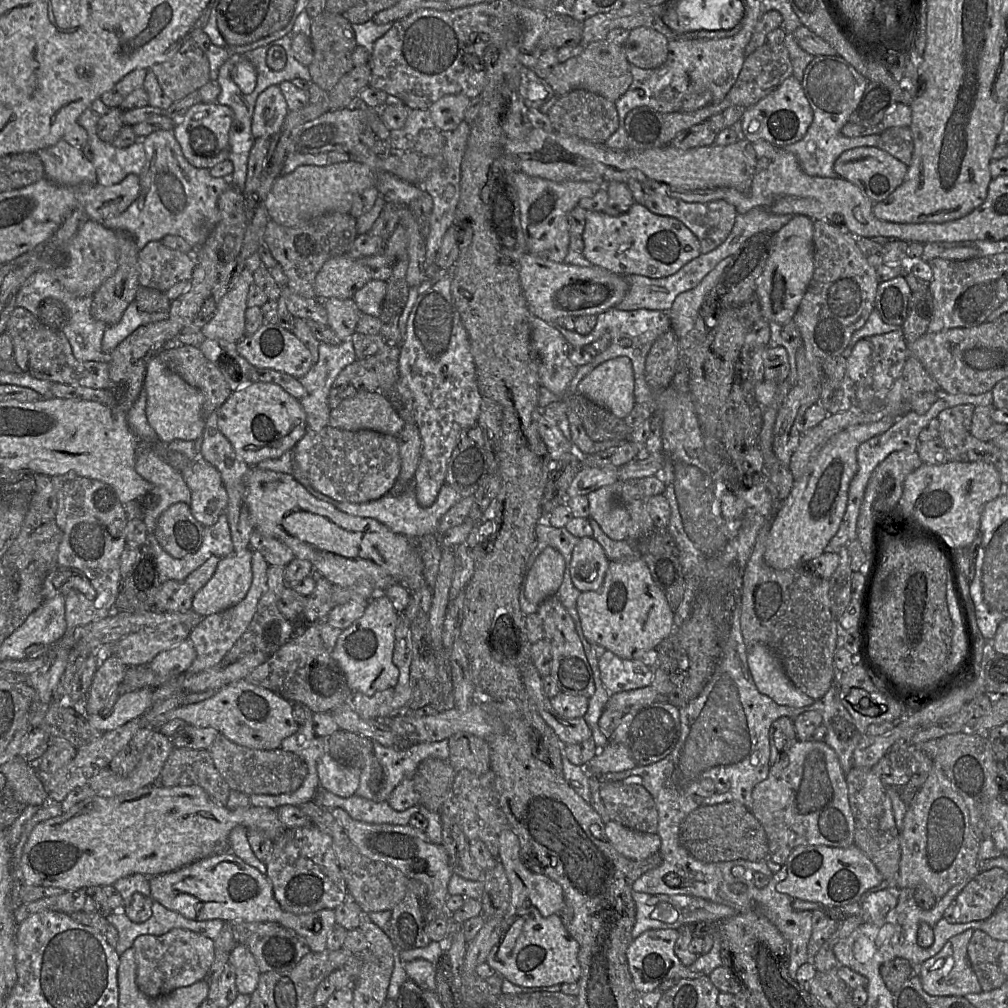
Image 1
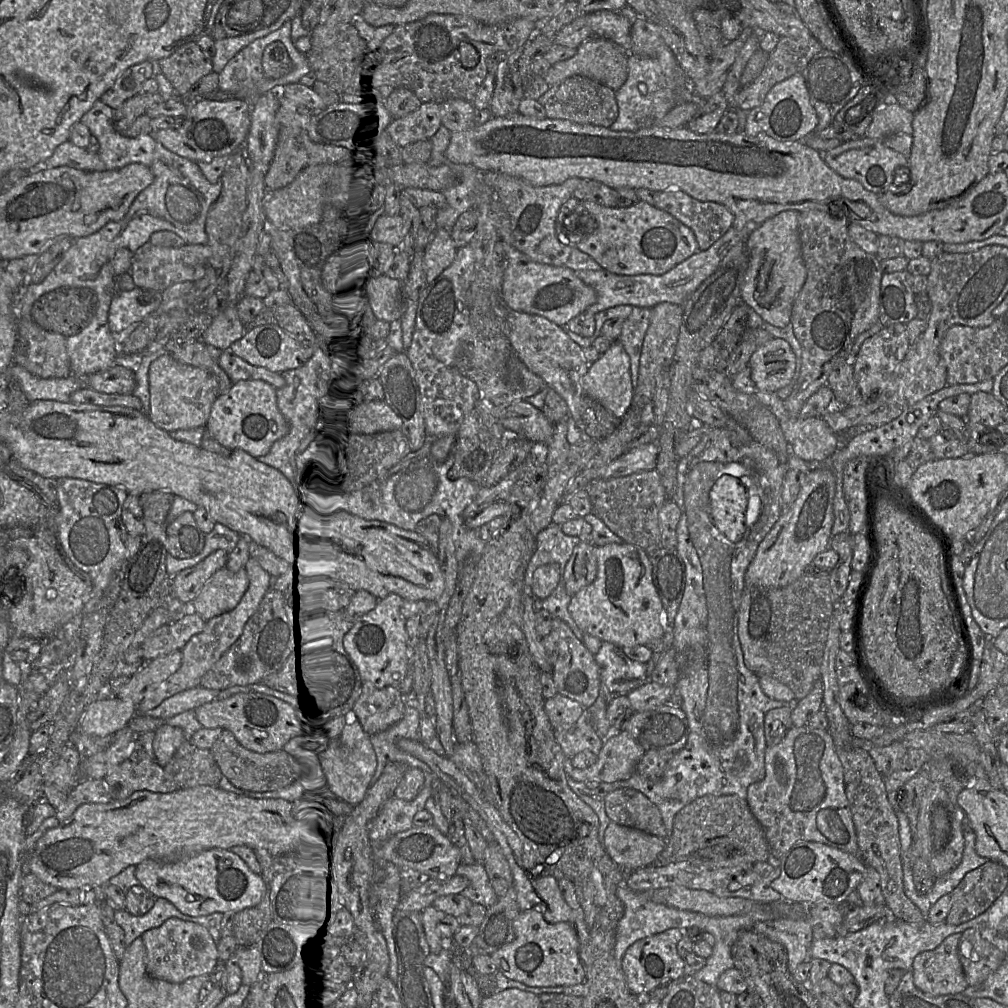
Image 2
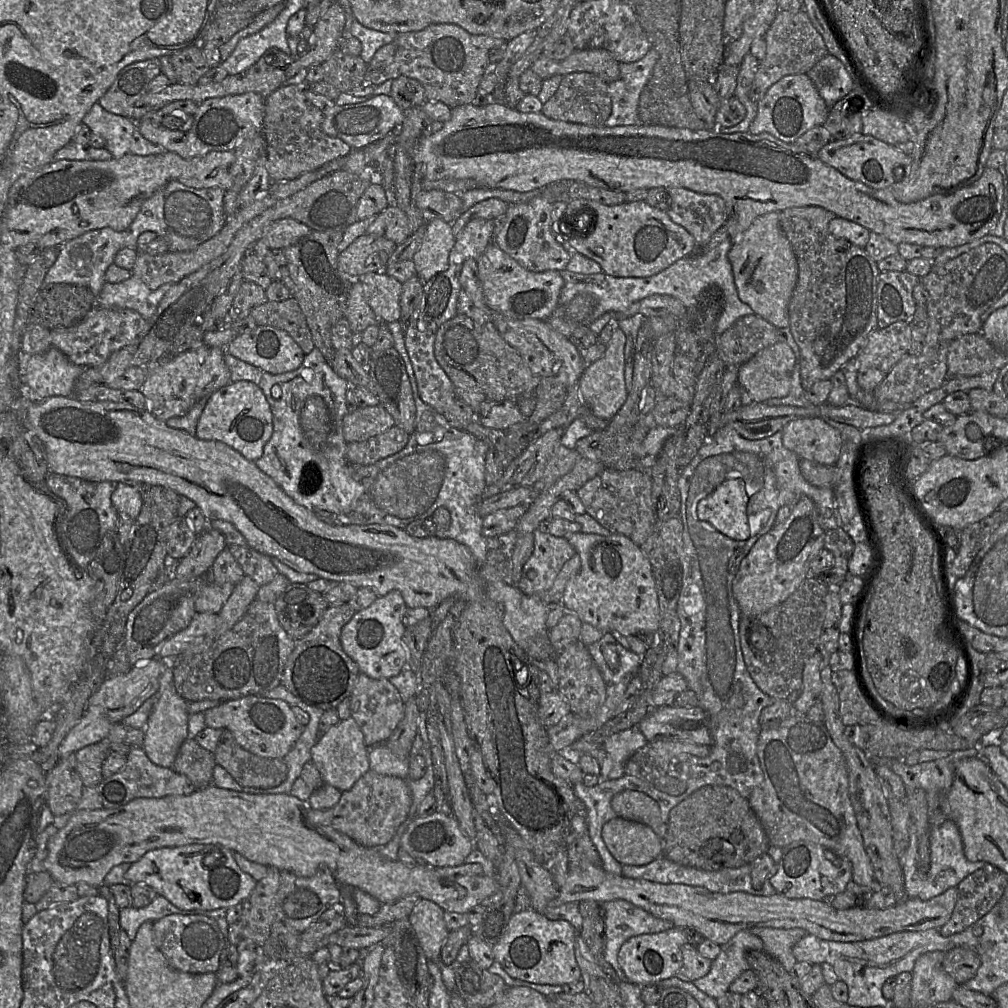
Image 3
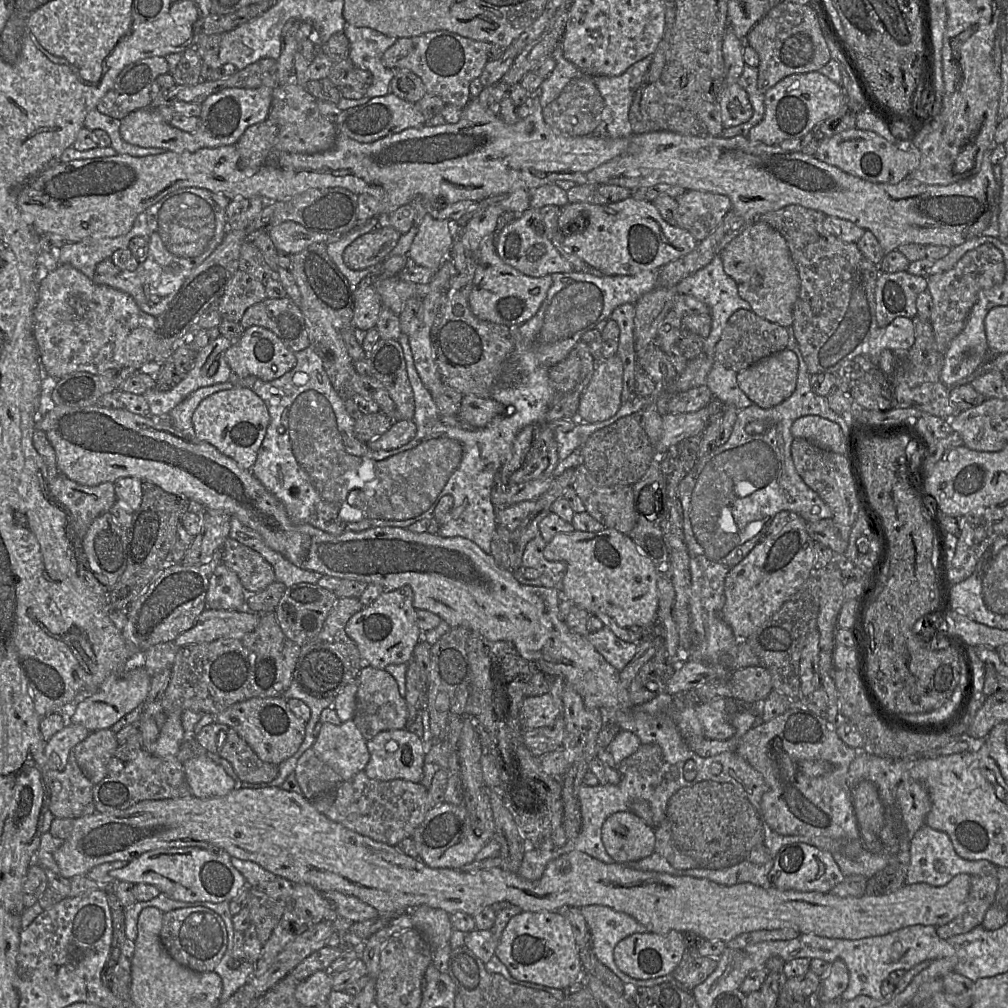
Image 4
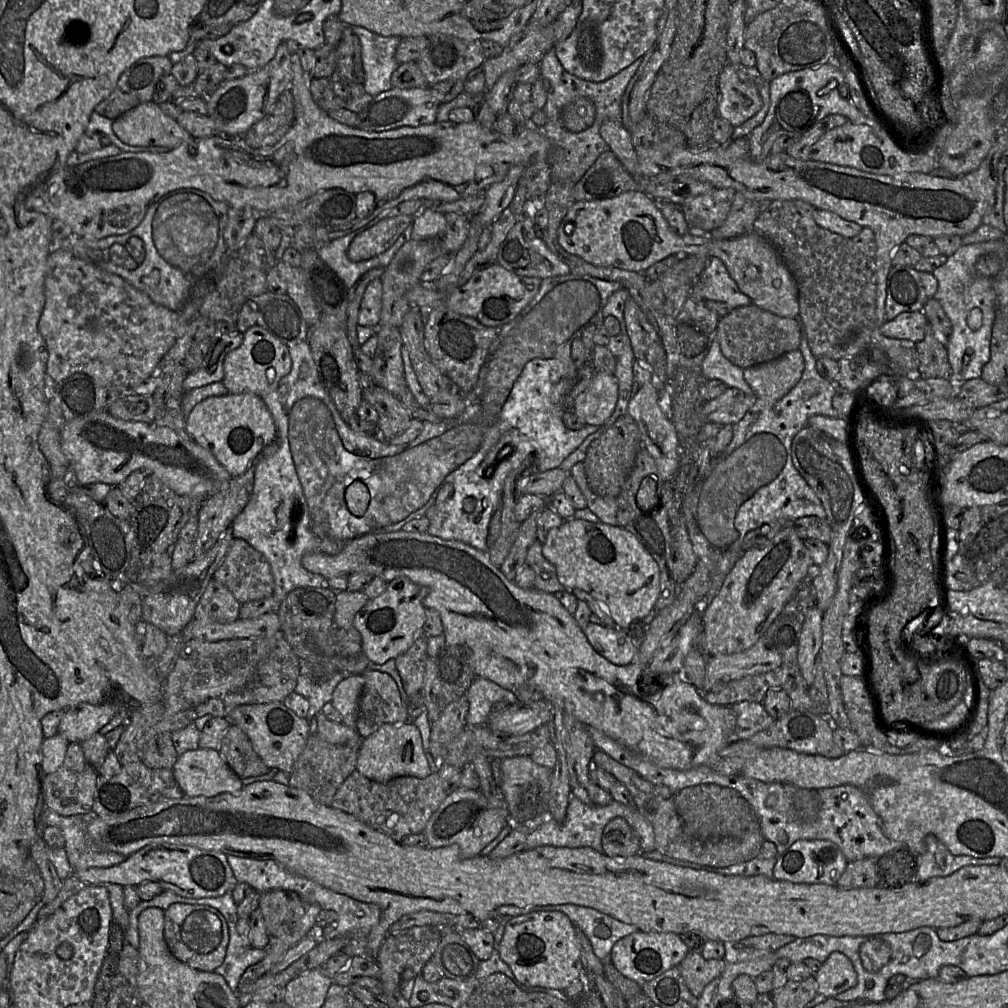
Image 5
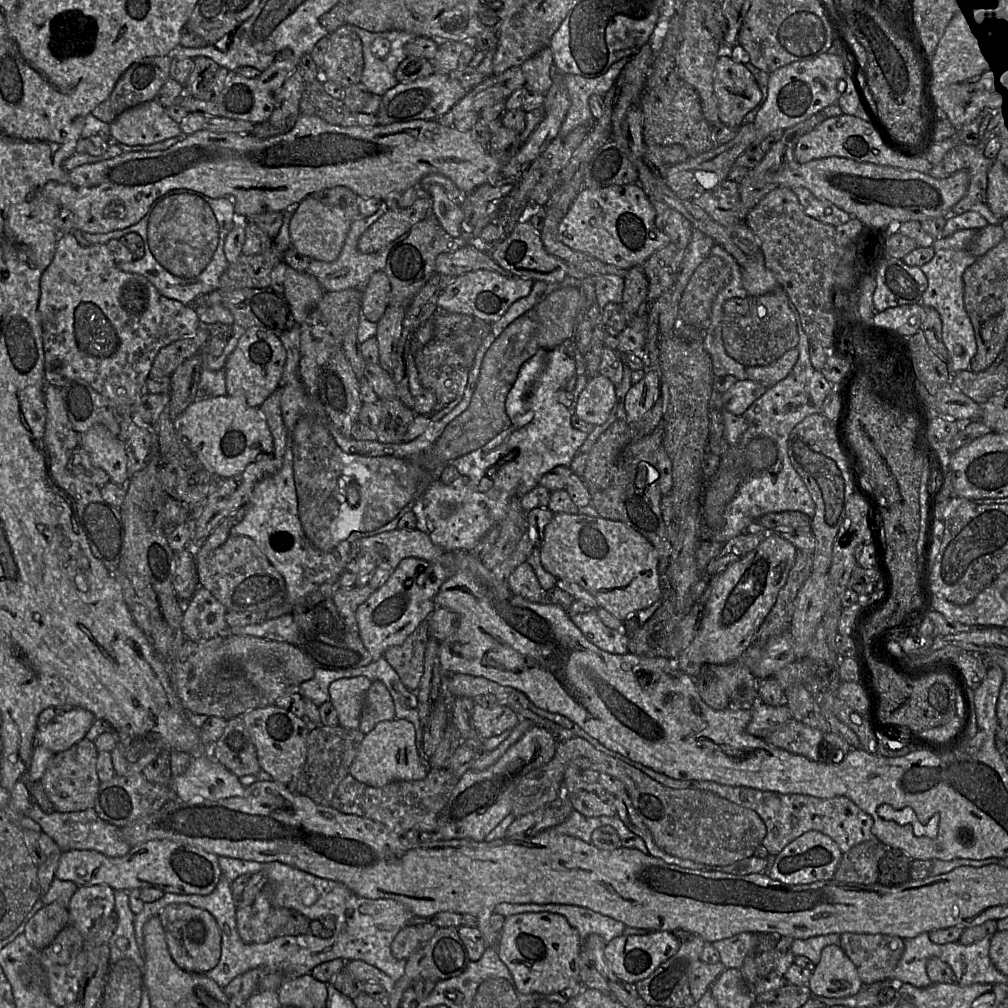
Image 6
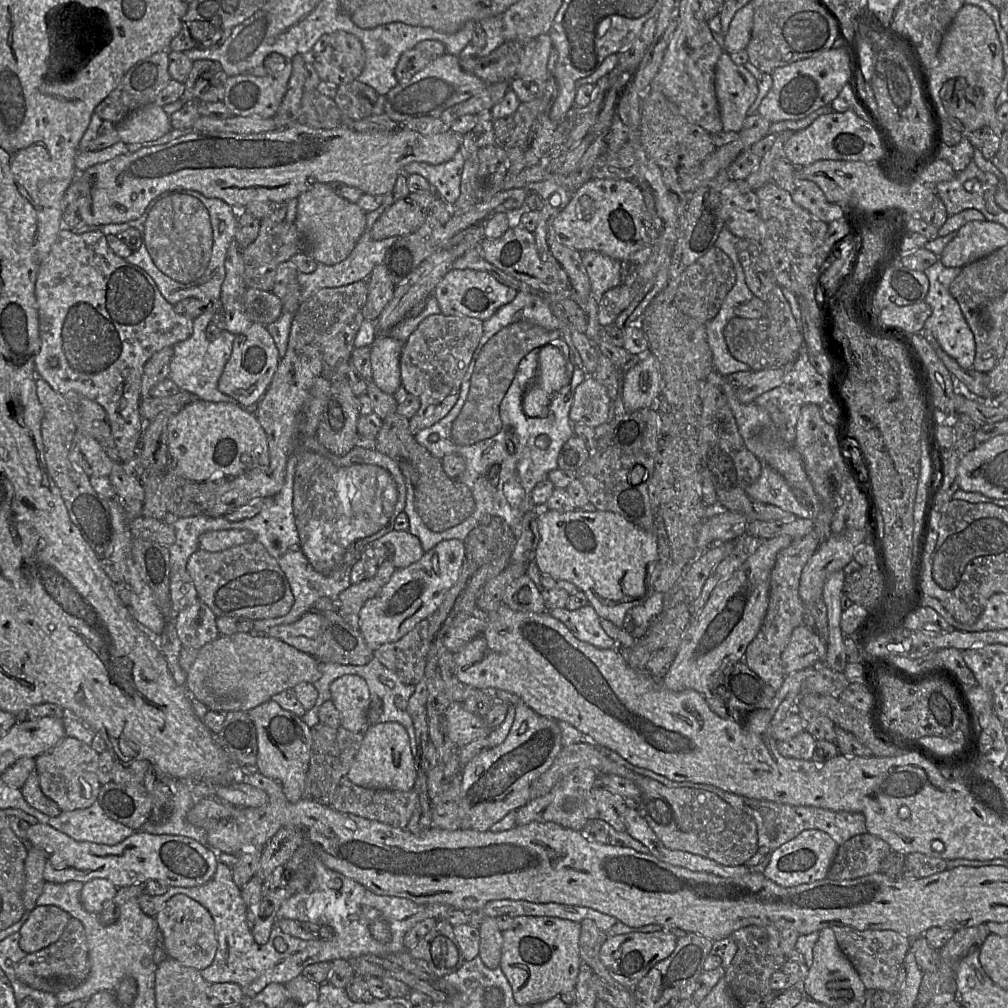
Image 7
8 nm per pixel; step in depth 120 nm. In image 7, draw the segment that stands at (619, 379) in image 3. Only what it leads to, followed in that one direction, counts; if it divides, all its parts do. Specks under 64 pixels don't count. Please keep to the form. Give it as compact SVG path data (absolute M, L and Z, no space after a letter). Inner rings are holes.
M588 375L574 392L569 418L573 425L582 424L595 429L607 420L610 406L606 388Z

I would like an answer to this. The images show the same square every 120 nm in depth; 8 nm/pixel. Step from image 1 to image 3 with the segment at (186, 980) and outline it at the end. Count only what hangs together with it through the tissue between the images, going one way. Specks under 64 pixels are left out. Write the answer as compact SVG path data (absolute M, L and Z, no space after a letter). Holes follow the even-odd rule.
M171 914L155 921L153 941L174 969L186 973L216 973L220 956L227 946L217 922L199 914Z

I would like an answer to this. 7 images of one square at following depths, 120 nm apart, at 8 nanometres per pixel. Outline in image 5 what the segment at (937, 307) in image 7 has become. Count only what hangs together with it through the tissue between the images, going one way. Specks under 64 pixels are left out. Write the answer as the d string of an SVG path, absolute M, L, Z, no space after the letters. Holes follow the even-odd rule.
M1003 239L961 245L946 258L941 266L932 272L938 283L934 298L941 304L952 326L945 347L952 369L949 380L956 385L979 378L983 366L990 358L990 340L996 318L995 292L993 290L993 277L976 275L975 264L981 256L999 257L1002 270L1006 266L1006 248ZM967 349L972 350L972 356L964 367L963 357Z

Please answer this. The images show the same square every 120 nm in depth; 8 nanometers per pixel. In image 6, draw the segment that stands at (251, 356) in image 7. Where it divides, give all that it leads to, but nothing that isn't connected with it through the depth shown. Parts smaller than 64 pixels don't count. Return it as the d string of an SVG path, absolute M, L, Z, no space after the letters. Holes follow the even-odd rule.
M260 327L246 329L225 362L226 392L244 396L251 407L259 407L280 385L286 352L279 336Z

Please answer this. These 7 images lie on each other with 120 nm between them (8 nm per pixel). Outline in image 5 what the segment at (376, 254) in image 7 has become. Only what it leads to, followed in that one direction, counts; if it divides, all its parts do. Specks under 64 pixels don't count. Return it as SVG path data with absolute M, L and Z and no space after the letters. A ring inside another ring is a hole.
M385 213L380 214L360 229L344 237L329 241L317 248L319 257L343 280L349 289L355 284L359 277L367 271L377 267L386 268L402 245L411 239L413 222L384 253L369 260L352 262L347 256L350 243L356 236L370 229L383 219L385 219Z

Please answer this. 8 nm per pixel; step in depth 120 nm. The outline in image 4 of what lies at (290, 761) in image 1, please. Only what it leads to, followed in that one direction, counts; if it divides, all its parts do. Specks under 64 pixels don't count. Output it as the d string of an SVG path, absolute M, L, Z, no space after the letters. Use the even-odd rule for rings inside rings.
M231 727L224 733L224 736L220 737L217 755L232 765L242 782L271 782L279 773L278 765L262 761Z

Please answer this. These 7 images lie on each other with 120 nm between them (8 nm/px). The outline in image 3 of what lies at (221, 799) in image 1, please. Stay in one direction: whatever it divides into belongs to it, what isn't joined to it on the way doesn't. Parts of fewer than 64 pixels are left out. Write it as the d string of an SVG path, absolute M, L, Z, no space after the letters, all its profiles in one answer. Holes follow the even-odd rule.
M188 737L170 768L185 775L198 789L212 784L215 765L214 754L202 748L196 739Z

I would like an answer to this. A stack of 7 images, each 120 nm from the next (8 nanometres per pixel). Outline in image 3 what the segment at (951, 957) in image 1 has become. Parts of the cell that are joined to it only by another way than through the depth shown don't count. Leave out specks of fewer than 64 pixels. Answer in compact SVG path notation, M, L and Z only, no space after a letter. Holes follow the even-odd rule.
M943 951L927 952L915 961L910 997L912 1007L923 1007L952 999L958 983L942 967L945 954Z

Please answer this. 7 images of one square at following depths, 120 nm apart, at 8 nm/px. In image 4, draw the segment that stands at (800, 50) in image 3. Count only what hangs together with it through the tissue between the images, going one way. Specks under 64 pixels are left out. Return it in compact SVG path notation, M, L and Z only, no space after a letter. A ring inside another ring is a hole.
M779 2L750 30L744 41L759 56L757 87L762 93L789 75L819 71L831 59L812 4Z

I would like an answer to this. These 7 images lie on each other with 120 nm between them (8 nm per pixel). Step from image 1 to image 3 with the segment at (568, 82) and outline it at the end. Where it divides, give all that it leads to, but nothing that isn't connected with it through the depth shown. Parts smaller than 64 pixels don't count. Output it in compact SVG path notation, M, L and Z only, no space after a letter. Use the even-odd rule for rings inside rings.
M604 49L576 50L559 63L555 75L588 72L611 83L620 78L619 62Z

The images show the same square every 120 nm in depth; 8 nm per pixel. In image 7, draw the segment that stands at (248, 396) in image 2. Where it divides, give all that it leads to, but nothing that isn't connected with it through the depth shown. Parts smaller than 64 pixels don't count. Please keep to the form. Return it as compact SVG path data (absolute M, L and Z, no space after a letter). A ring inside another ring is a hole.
M195 400L183 407L168 423L168 448L178 474L200 482L212 477L235 477L246 471L268 468L269 449L267 436L255 413L246 411L238 403Z

